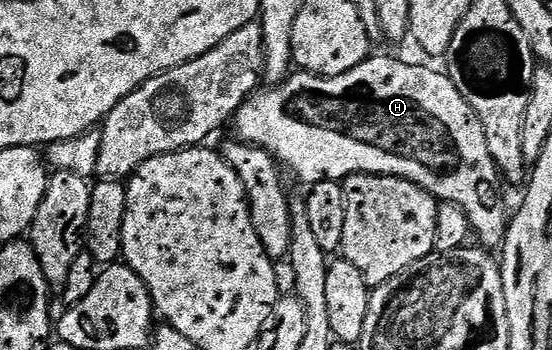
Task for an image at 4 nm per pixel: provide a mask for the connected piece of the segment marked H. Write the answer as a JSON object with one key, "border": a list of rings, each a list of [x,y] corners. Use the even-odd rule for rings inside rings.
{"border":[[[369,55],[367,60],[362,61],[354,70],[337,76],[314,76],[311,72],[296,70],[289,75],[287,80],[275,86],[264,86],[252,93],[248,101],[243,104],[234,117],[236,124],[235,135],[245,144],[251,144],[258,148],[264,148],[274,157],[285,169],[289,168],[305,186],[313,186],[327,180],[343,182],[350,176],[397,176],[403,180],[414,182],[418,187],[424,188],[437,201],[446,204],[457,204],[462,206],[464,213],[470,218],[473,233],[480,236],[479,243],[489,249],[496,250],[503,245],[504,236],[508,233],[510,223],[510,212],[504,209],[504,200],[500,197],[500,183],[502,177],[496,169],[494,158],[490,158],[490,146],[486,146],[486,134],[479,118],[474,110],[466,102],[466,98],[454,86],[454,82],[443,71],[435,72],[432,68],[423,68],[420,64],[407,64],[404,60],[395,60],[392,56]]]}

